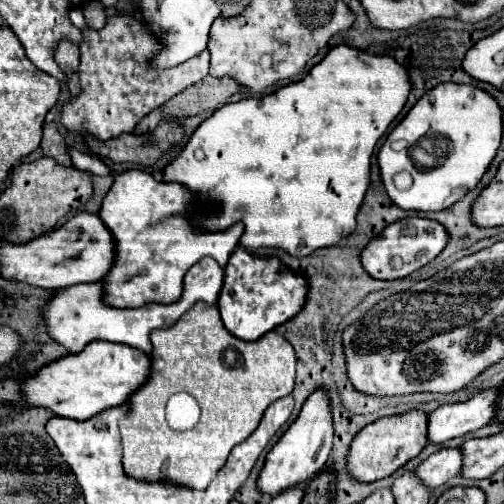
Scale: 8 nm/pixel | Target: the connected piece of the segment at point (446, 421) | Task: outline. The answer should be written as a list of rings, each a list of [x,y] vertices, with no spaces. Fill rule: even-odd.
[[[499,387],[483,389],[475,397],[451,405],[441,405],[429,413],[427,437],[429,443],[443,443],[453,437],[471,433],[497,417],[497,401],[501,397]]]

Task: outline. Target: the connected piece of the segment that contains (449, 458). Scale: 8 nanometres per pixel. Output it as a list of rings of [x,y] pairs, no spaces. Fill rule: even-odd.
[[[459,447],[453,449],[439,449],[437,453],[429,455],[417,469],[415,475],[431,489],[447,483],[451,477],[461,473],[463,451]]]

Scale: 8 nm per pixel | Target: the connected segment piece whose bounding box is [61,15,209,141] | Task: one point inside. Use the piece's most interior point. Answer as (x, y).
(119, 85)

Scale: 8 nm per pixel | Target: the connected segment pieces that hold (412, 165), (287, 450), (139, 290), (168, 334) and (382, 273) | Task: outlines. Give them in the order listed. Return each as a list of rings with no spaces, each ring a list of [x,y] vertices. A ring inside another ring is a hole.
[[[441,83],[433,87],[433,91],[427,91],[413,105],[413,109],[387,135],[387,141],[379,149],[377,161],[387,195],[397,207],[411,211],[443,211],[451,207],[453,203],[461,201],[469,191],[473,191],[479,185],[481,177],[489,171],[489,165],[493,163],[501,145],[501,133],[503,133],[501,107],[491,93],[473,85],[459,85],[459,83]],[[401,171],[407,171],[413,177],[413,185],[403,191],[397,189],[393,183],[393,177]]]
[[[317,387],[307,401],[303,403],[303,409],[299,417],[291,423],[291,427],[283,433],[279,443],[273,445],[273,449],[267,453],[265,467],[259,475],[259,489],[269,495],[277,495],[279,491],[285,491],[289,487],[295,487],[303,481],[313,479],[323,467],[331,453],[333,445],[333,413],[331,413],[331,399],[325,387]]]
[[[125,171],[115,177],[115,183],[111,191],[103,199],[103,207],[99,211],[99,217],[109,227],[109,231],[115,237],[117,243],[117,255],[115,263],[109,271],[105,281],[105,303],[113,307],[141,307],[145,303],[173,303],[177,297],[181,297],[183,291],[183,277],[185,273],[205,255],[213,257],[221,267],[227,265],[231,253],[239,245],[239,239],[243,235],[243,223],[231,225],[227,231],[205,231],[193,221],[193,213],[197,211],[197,195],[193,191],[187,191],[181,183],[165,183],[157,181],[151,173],[145,171]]]
[[[197,303],[193,307],[193,311],[187,311],[173,327],[169,329],[157,329],[153,331],[151,335],[151,341],[153,341],[153,355],[151,355],[151,375],[149,375],[149,381],[131,395],[129,403],[131,403],[131,411],[129,415],[121,421],[121,441],[123,441],[123,467],[125,467],[125,473],[135,477],[135,479],[143,479],[143,481],[157,481],[157,479],[163,479],[163,481],[171,481],[171,483],[181,483],[181,485],[187,485],[187,487],[193,487],[193,489],[205,489],[213,477],[219,473],[219,469],[225,465],[231,449],[241,443],[243,439],[247,439],[259,425],[265,409],[275,401],[275,399],[281,399],[285,395],[289,395],[293,391],[293,385],[295,385],[295,351],[293,351],[293,345],[279,333],[275,331],[269,331],[265,333],[261,339],[257,341],[243,341],[243,339],[237,339],[235,335],[231,335],[223,321],[221,321],[221,315],[219,315],[219,309],[217,305],[207,305],[207,303]],[[179,391],[185,391],[189,395],[193,395],[201,407],[201,419],[199,423],[191,429],[191,431],[183,431],[183,433],[175,433],[167,421],[165,421],[165,405],[167,405],[167,399]]]
[[[407,217],[385,227],[363,251],[363,267],[375,279],[401,279],[431,263],[449,243],[449,231],[439,221]]]

